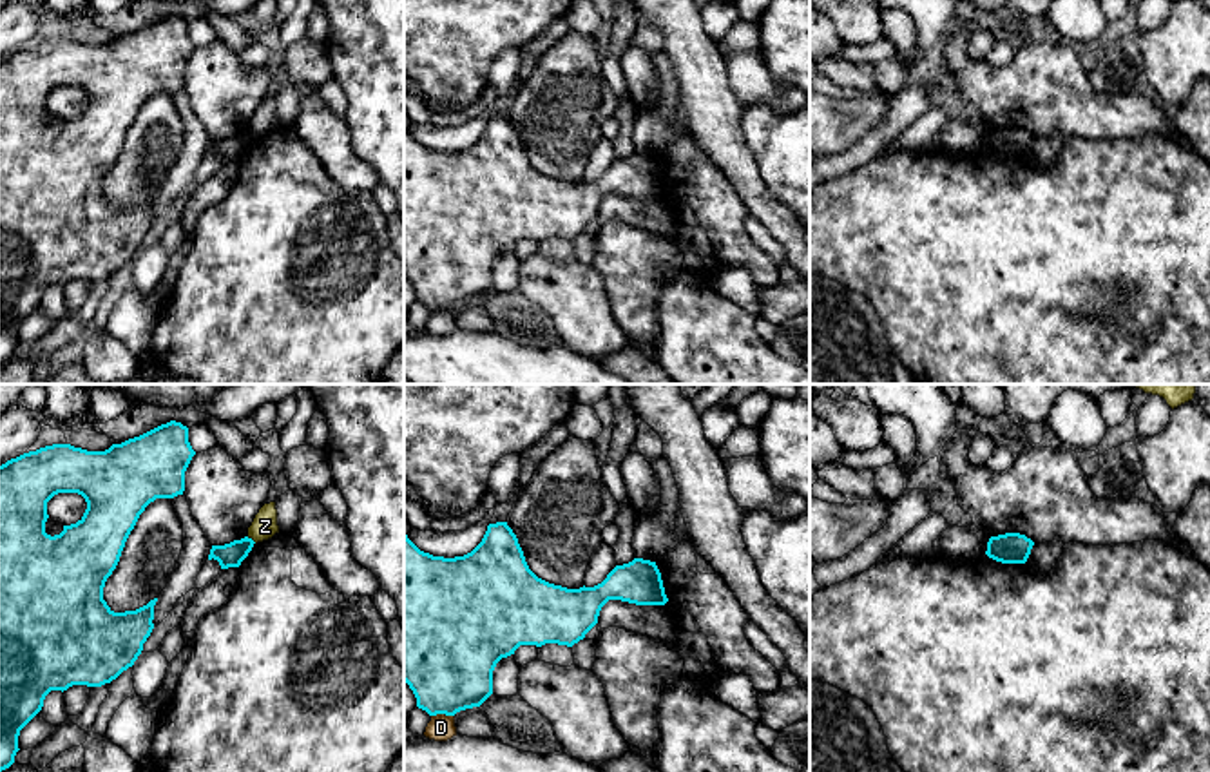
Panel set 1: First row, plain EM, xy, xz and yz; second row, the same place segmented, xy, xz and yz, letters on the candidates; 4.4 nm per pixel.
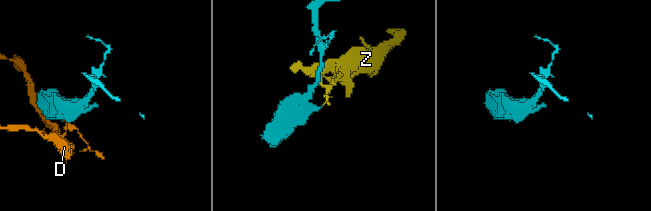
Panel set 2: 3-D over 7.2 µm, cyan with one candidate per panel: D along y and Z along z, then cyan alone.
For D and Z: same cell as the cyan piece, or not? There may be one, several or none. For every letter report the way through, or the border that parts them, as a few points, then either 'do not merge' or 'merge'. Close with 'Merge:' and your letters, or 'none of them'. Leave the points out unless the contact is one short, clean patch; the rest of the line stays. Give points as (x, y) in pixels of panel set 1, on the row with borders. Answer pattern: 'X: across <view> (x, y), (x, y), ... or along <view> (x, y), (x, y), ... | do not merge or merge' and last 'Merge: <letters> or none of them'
D: do not merge
Z: along xy (247, 537), (256, 542) | do not merge
Merge: none of them

